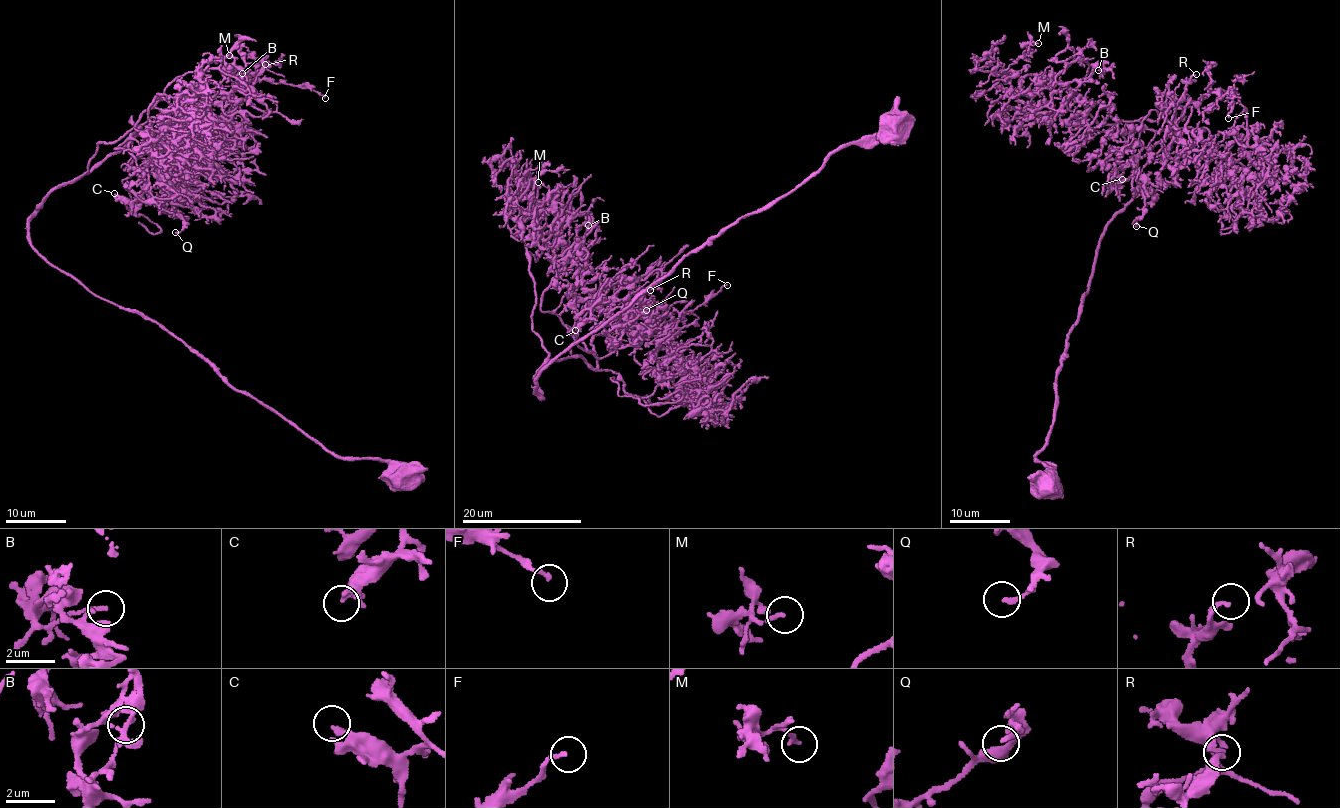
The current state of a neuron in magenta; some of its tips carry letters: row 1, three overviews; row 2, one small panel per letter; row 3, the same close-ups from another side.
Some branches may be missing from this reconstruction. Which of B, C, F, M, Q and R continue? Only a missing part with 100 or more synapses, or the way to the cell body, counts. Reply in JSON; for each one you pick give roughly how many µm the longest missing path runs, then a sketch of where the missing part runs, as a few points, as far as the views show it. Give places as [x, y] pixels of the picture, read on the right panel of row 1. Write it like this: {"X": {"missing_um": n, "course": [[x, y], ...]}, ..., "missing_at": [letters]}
{"missing_at": []}

